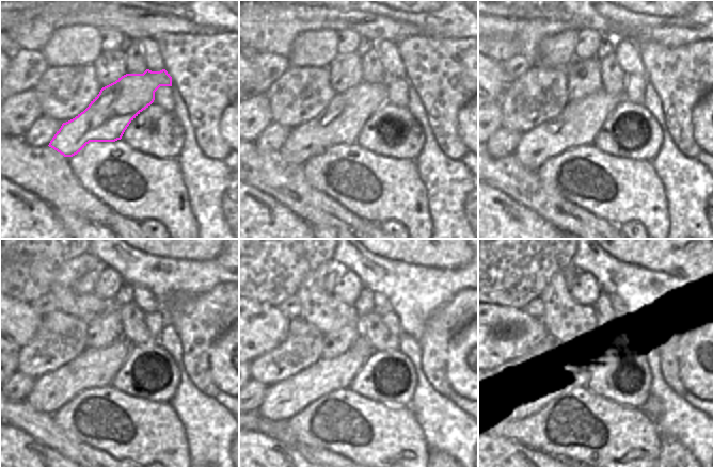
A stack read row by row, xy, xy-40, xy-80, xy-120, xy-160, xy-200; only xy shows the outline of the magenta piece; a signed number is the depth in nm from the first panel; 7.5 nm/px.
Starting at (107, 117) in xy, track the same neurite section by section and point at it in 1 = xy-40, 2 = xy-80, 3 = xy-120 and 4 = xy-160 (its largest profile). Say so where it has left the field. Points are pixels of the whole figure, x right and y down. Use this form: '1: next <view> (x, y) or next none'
1: next xy-40 (341, 123)
2: next xy-80 (577, 125)
3: next xy-120 (94, 368)
4: next xy-160 (284, 400)

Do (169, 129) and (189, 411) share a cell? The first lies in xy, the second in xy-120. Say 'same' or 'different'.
different

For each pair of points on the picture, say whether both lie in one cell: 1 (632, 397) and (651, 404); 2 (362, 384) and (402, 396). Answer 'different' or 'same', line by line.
1: different
2: same

